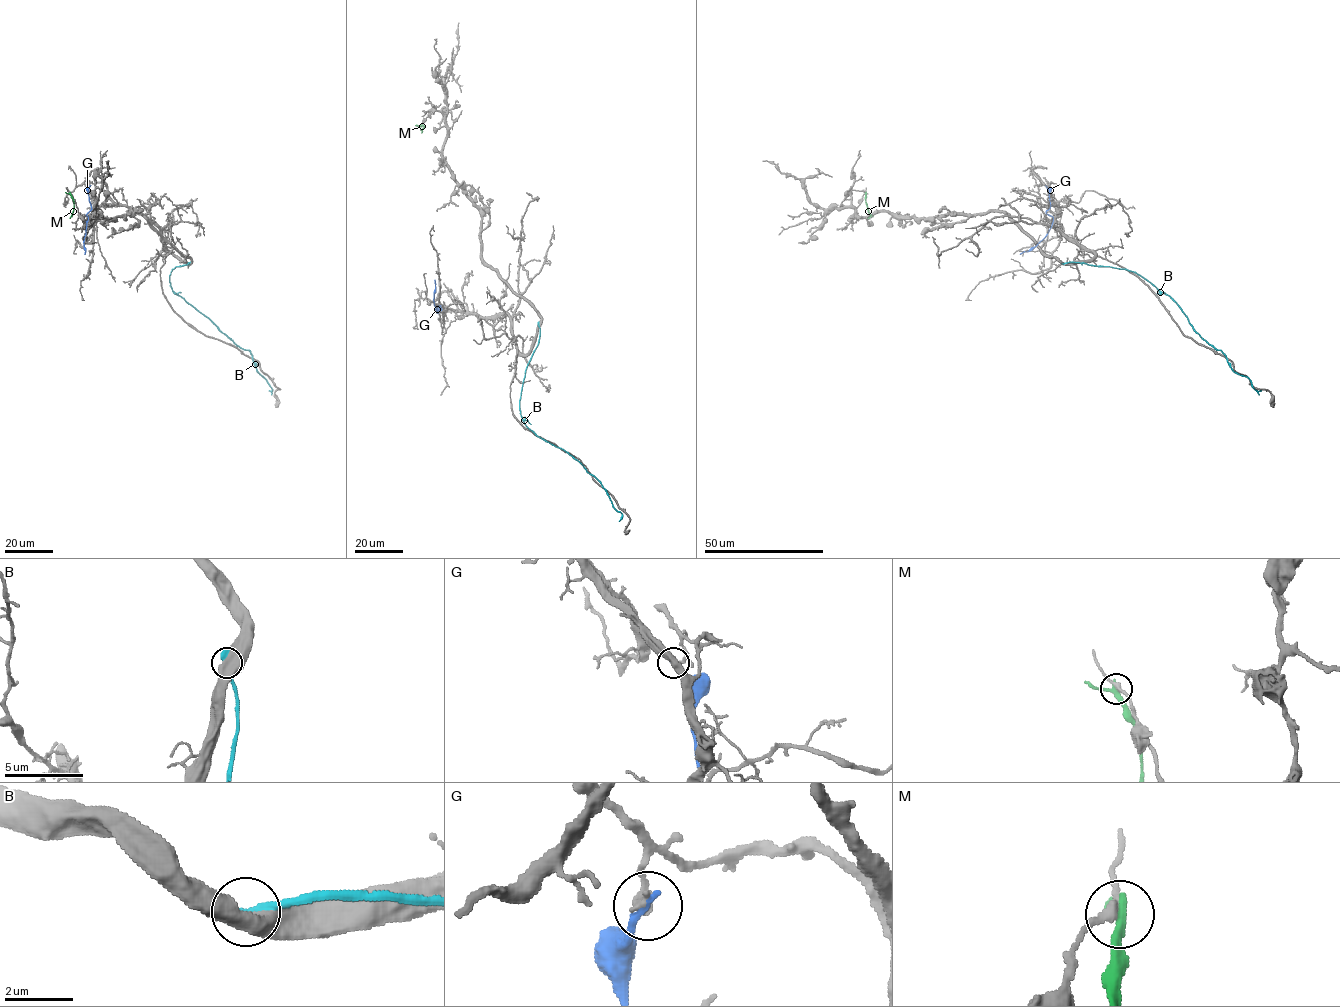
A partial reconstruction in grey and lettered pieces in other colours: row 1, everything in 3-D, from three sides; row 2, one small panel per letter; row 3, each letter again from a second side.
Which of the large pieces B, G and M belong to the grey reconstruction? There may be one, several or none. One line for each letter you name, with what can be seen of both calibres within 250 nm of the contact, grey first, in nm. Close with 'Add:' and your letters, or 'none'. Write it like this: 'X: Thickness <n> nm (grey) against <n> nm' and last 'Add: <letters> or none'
Add: none

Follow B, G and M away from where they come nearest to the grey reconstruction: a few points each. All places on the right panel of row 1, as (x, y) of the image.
B: (1064, 263), (1126, 269), (1143, 277), (1175, 302), (1192, 328), (1223, 353), (1230, 368), (1261, 390)
G: (1046, 186), (1050, 207), (1046, 211), (1053, 217), (1051, 226), (1035, 246), (1020, 254)
M: (866, 193), (870, 215), (868, 218)

